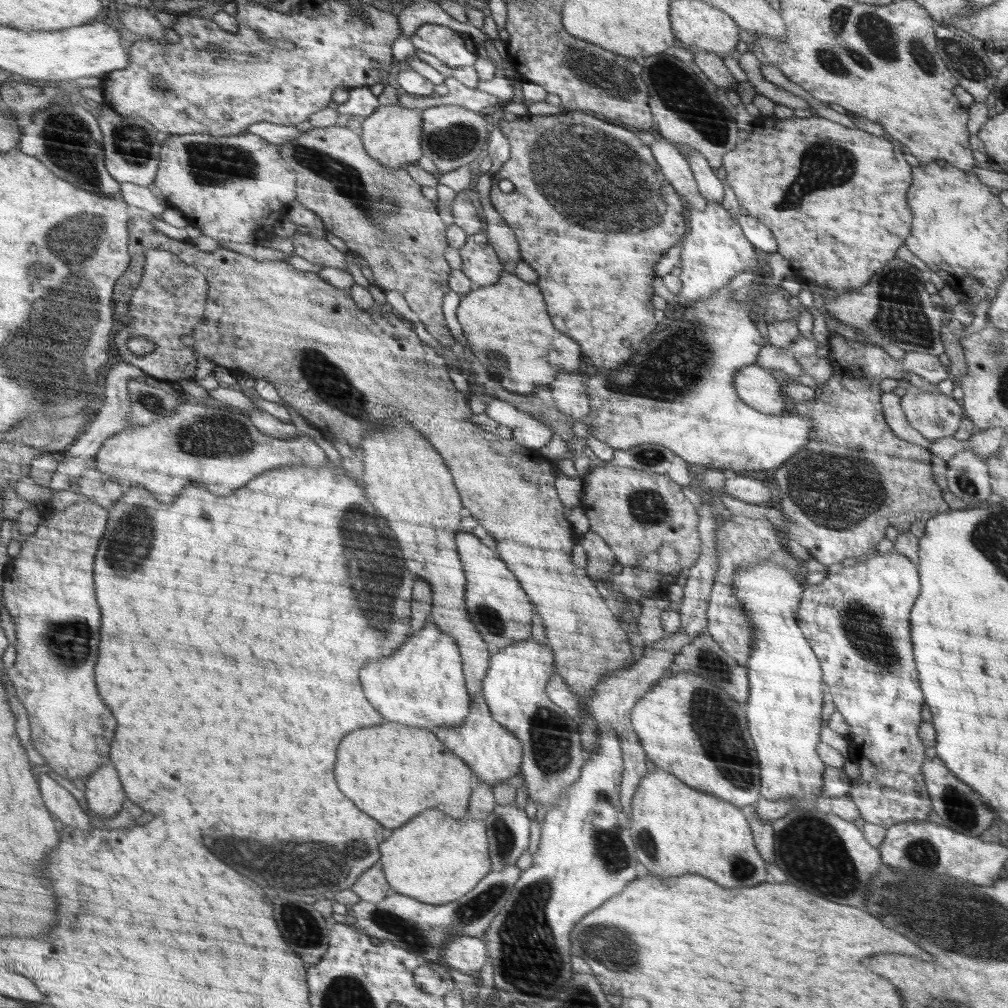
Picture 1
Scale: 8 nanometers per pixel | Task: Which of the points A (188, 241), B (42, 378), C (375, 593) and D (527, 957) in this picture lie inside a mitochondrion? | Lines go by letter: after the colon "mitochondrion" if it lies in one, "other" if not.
A: other
B: mitochondrion
C: mitochondrion
D: mitochondrion

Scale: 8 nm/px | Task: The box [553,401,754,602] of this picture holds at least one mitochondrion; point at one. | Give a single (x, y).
(650, 509)

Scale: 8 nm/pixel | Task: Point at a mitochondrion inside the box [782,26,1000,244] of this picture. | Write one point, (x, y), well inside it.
(965, 60)

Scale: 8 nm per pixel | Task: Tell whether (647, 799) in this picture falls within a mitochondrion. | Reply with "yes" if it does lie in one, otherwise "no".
no

